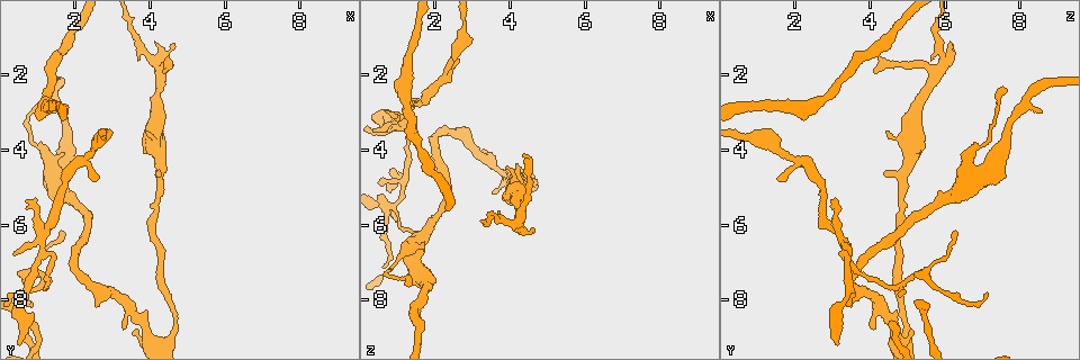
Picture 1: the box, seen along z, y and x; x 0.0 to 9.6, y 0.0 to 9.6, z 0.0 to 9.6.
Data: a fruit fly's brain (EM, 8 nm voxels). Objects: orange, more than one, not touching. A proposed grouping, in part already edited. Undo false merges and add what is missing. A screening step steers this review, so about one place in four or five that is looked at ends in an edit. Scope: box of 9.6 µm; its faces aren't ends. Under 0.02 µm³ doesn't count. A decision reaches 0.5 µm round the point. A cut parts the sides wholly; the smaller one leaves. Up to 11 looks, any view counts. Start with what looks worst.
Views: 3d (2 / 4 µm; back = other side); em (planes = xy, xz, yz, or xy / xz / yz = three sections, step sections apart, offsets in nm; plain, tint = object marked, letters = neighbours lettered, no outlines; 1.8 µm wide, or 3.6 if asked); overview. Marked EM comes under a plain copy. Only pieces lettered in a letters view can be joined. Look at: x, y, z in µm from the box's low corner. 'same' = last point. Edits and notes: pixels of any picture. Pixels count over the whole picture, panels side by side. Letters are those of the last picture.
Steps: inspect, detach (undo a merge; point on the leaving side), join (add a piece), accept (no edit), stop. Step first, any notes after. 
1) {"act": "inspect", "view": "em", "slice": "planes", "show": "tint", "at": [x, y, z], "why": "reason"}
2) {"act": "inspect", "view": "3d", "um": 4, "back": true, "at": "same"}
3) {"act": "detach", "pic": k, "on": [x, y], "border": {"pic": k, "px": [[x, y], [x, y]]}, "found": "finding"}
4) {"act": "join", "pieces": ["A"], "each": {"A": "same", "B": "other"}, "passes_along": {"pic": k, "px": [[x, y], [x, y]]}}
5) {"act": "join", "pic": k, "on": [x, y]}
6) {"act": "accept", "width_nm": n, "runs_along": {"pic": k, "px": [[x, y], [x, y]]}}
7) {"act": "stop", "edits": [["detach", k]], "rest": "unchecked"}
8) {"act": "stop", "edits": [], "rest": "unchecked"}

{"act": "inspect", "view": "em", "slice": "planes", "show": "letters", "at": [3.30, 8.80, 4.20], "why": "free end"}

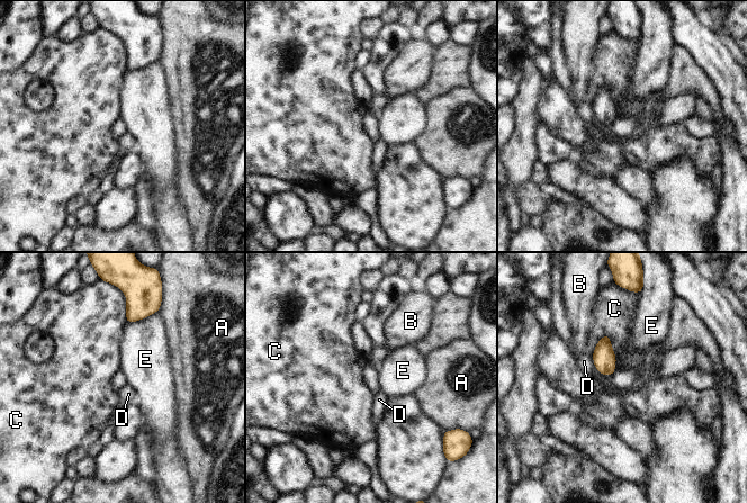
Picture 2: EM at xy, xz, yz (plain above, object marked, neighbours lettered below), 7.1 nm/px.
{"act": "accept", "longest_contact_nm": ["E", 240], "each": {"A": "other", "B": "other", "C": "other", "D": "other", "E": "other"}, "border": {"pic": 2, "px": [[159, 311], [127, 323]]}, "found": "none of them fits"}

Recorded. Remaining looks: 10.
{"act": "inspect", "view": "3d", "um": 2, "at": [2.60, 4.80, 1.60], "why": "an open end"}

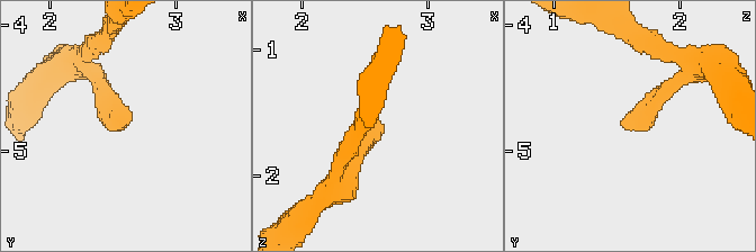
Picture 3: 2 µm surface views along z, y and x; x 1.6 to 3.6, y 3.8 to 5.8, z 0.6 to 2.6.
{"act": "inspect", "view": "em", "slice": "planes", "show": "tint", "at": [2.62, 4.78, 1.56], "why": "now the EM"}

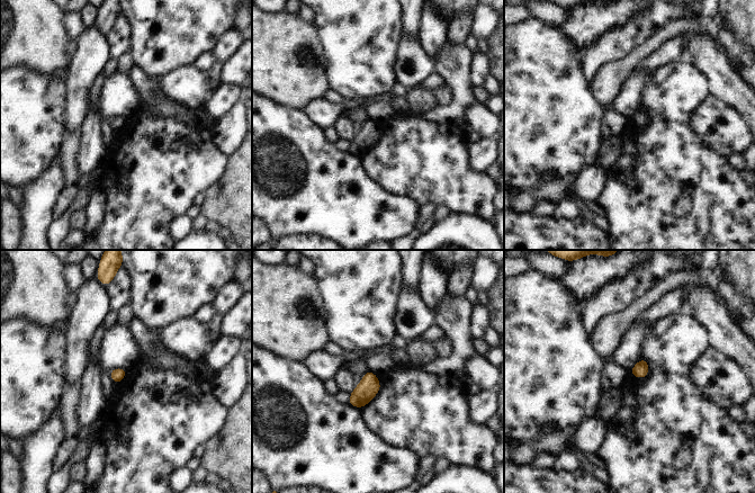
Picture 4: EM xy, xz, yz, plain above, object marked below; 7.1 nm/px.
{"act": "inspect", "view": "em", "slice": "planes", "show": "letters", "at": "same"}

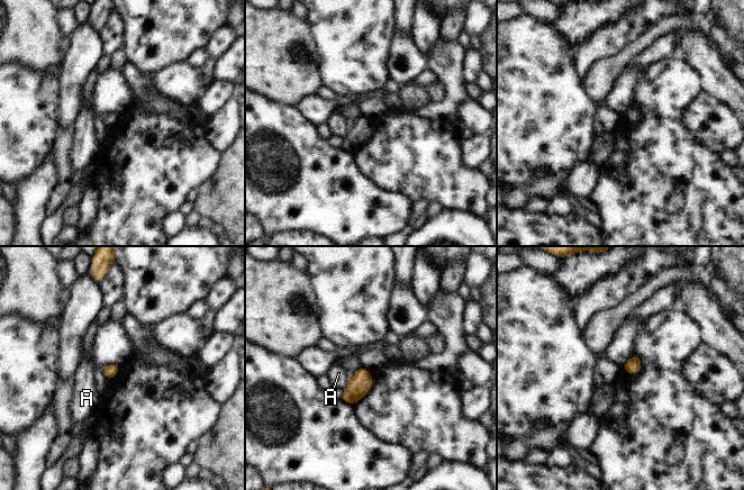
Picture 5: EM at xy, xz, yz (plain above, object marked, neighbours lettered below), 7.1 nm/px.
{"act": "accept", "each": {"A": "other"}, "border": {"pic": 5, "px": [[348, 382], [343, 388]]}, "found": "no lettered piece goes on from it"}

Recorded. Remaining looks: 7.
{"act": "inspect", "view": "em", "slice": "planes", "show": "letters", "at": [1.65, 6.20, 6.35], "why": "thin end"}

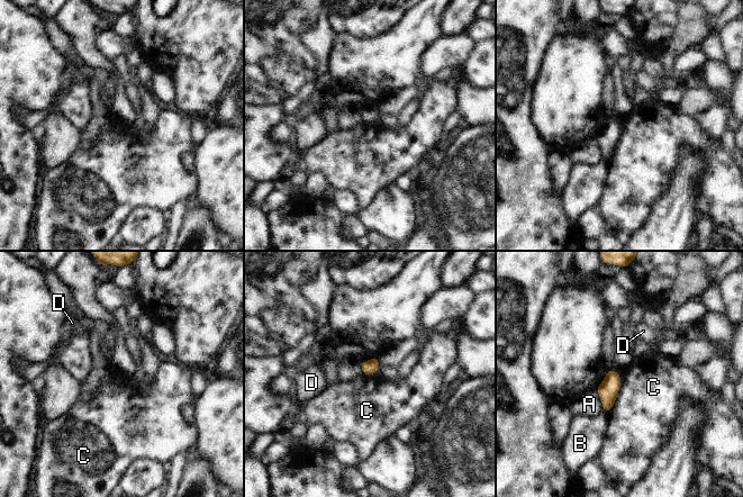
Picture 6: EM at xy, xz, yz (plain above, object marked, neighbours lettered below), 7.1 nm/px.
{"act": "accept", "width_nm": 110, "each": {"A": "other", "B": "other", "C": "other", "D": "other"}, "border": {"pic": 6, "px": [[619, 373], [619, 391], [608, 413]]}, "found": "none of them fits"}

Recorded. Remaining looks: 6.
{"act": "inspect", "view": "3d", "um": 4, "at": [1.70, 4.15, 6.50], "why": "free end"}

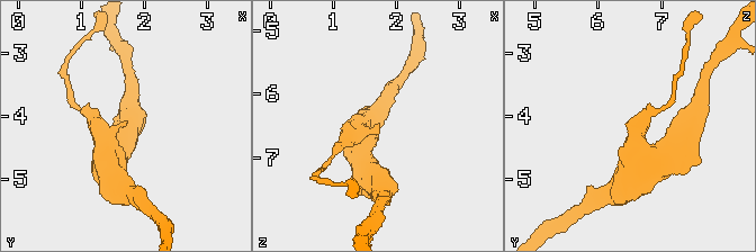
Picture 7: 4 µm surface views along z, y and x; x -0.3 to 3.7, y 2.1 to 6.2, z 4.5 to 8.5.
{"act": "inspect", "view": "em", "slice": "planes", "show": "letters", "at": [1.65, 4.10, 6.50], "arm_widths_nm": [240, 550], "why": "shape alone is not enough"}

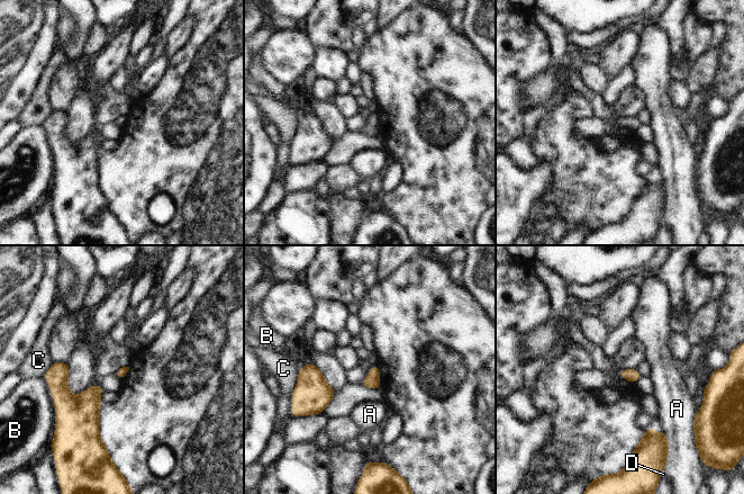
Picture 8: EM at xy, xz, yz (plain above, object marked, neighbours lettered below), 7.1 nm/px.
{"act": "accept", "each": {"A": "other", "B": "other", "C": "other", "D": "other"}, "border": {"pic": 8, "px": [[651, 425], [656, 432], [661, 431]]}, "found": "no lettered piece goes on from it"}

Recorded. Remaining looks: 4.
{"act": "stop", "edits": [], "rest": "unchecked"}

